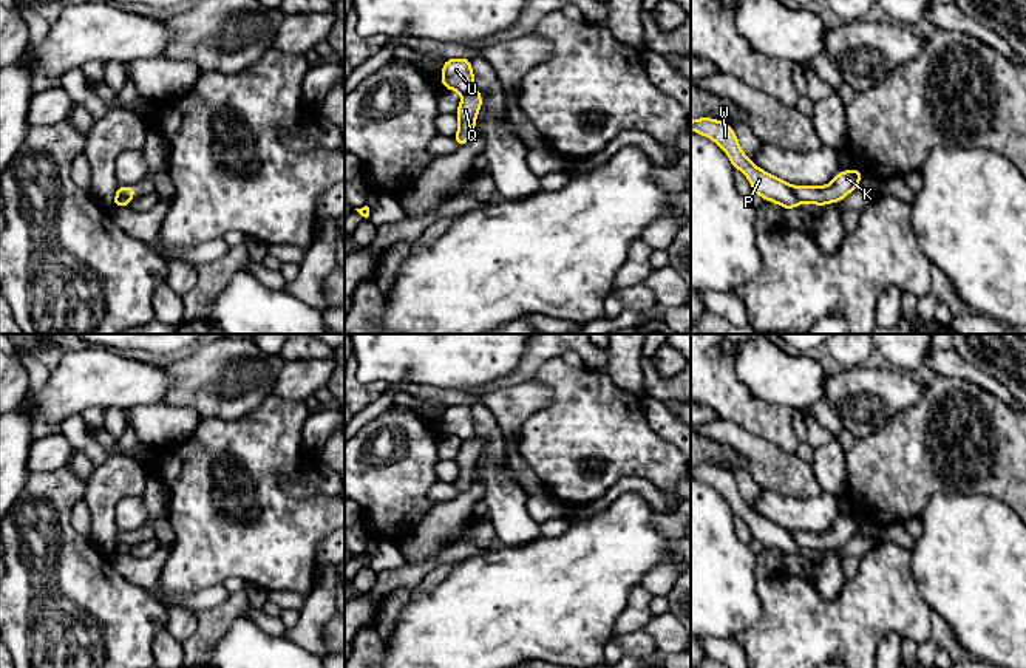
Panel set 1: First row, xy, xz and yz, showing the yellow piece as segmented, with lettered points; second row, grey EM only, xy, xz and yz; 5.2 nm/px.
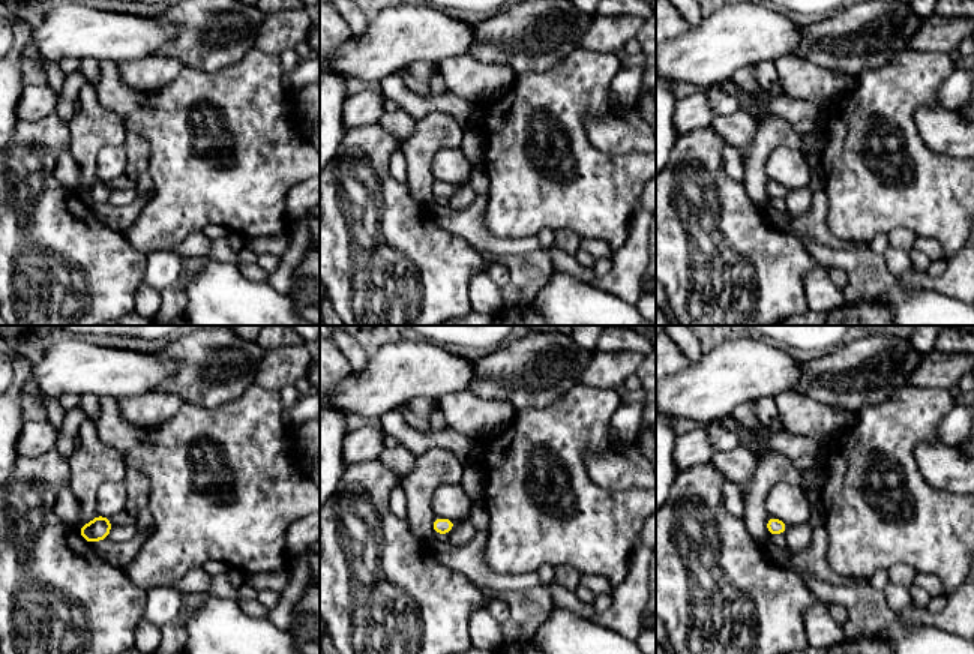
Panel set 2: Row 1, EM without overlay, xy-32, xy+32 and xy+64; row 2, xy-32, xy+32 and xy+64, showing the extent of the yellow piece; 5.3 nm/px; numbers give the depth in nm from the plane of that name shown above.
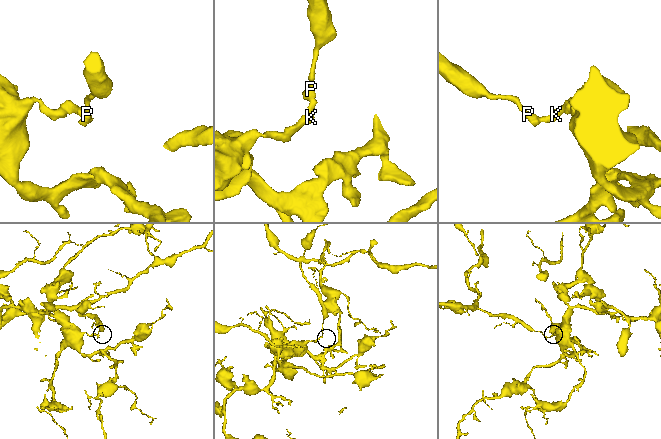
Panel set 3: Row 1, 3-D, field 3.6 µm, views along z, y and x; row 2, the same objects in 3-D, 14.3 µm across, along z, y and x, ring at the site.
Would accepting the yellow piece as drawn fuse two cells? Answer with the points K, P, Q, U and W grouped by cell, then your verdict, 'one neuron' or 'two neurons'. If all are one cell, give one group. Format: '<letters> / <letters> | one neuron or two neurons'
K Q / P U W | two neurons

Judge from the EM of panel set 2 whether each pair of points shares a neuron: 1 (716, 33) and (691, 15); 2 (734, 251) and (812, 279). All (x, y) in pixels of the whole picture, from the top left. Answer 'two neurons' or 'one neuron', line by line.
1: two neurons
2: two neurons

